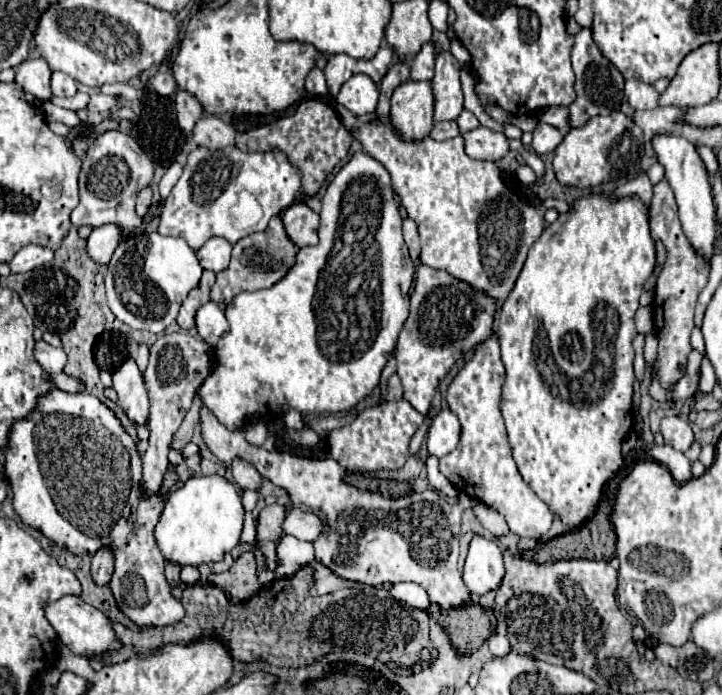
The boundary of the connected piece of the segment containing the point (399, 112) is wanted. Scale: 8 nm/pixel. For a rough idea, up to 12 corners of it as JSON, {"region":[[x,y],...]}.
{"region":[[406,82],[390,102],[392,130],[420,142],[434,126],[430,82]]}

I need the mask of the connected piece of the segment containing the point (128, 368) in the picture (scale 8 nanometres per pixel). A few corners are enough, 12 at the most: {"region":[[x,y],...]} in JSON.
{"region":[[134,358],[112,374],[118,404],[146,424],[148,392]]}

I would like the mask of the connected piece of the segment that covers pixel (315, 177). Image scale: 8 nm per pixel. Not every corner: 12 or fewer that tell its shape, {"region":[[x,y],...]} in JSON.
{"region":[[302,100],[294,116],[244,132],[242,152],[282,150],[314,196],[348,154],[334,108]]}

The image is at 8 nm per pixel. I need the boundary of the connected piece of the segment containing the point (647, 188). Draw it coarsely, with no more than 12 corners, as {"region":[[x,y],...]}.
{"region":[[646,174],[616,188],[612,198],[636,196],[650,206],[652,184]]}

